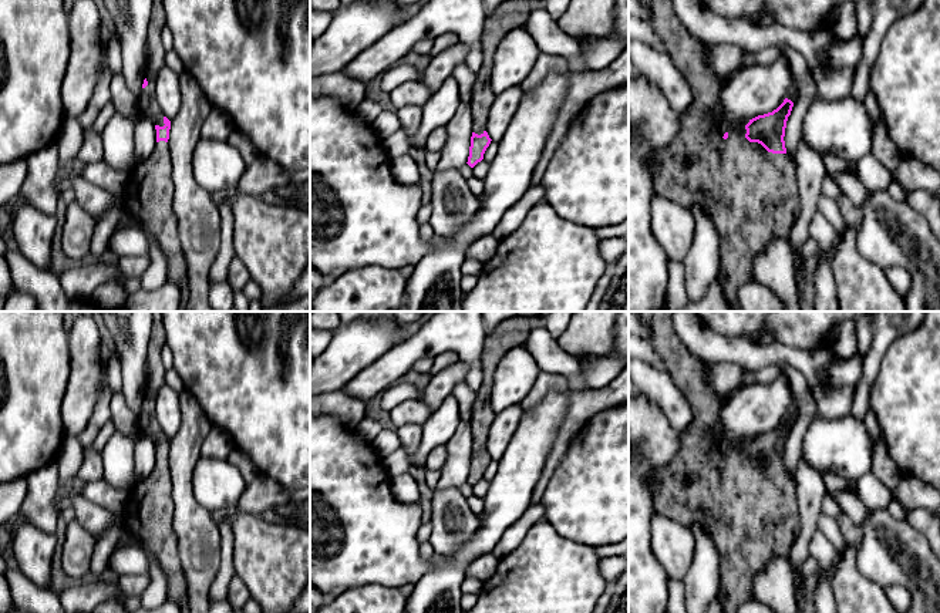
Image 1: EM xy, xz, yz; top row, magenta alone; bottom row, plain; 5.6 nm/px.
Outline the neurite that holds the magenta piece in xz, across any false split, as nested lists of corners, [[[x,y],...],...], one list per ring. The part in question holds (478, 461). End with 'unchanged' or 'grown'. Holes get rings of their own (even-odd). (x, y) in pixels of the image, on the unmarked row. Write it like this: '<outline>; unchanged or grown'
[[[542,316],[536,319],[508,319],[499,323],[491,334],[486,334],[481,358],[484,381],[478,390],[471,418],[472,455],[466,481],[471,486],[484,478],[484,472],[492,459],[486,451],[486,439],[495,420],[495,412],[489,404],[495,370],[511,348],[523,346],[532,330],[540,326],[546,326]]]; grown

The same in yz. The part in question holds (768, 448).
[[[634,311],[651,327],[650,346],[666,363],[667,374],[683,391],[694,411],[691,424],[678,431],[680,452],[664,465],[643,475],[654,492],[657,513],[691,529],[700,523],[720,556],[720,597],[725,613],[752,600],[752,582],[774,559],[788,559],[801,528],[795,478],[786,472],[785,447],[794,421],[788,417],[772,431],[732,444],[720,454],[714,444],[722,430],[721,408],[737,394],[721,398],[708,384],[705,361],[695,357],[673,326],[673,311]]]; grown

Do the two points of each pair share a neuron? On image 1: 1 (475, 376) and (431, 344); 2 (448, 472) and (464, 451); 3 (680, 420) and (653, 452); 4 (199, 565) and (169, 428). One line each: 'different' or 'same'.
1: same
2: same
3: different
4: different

